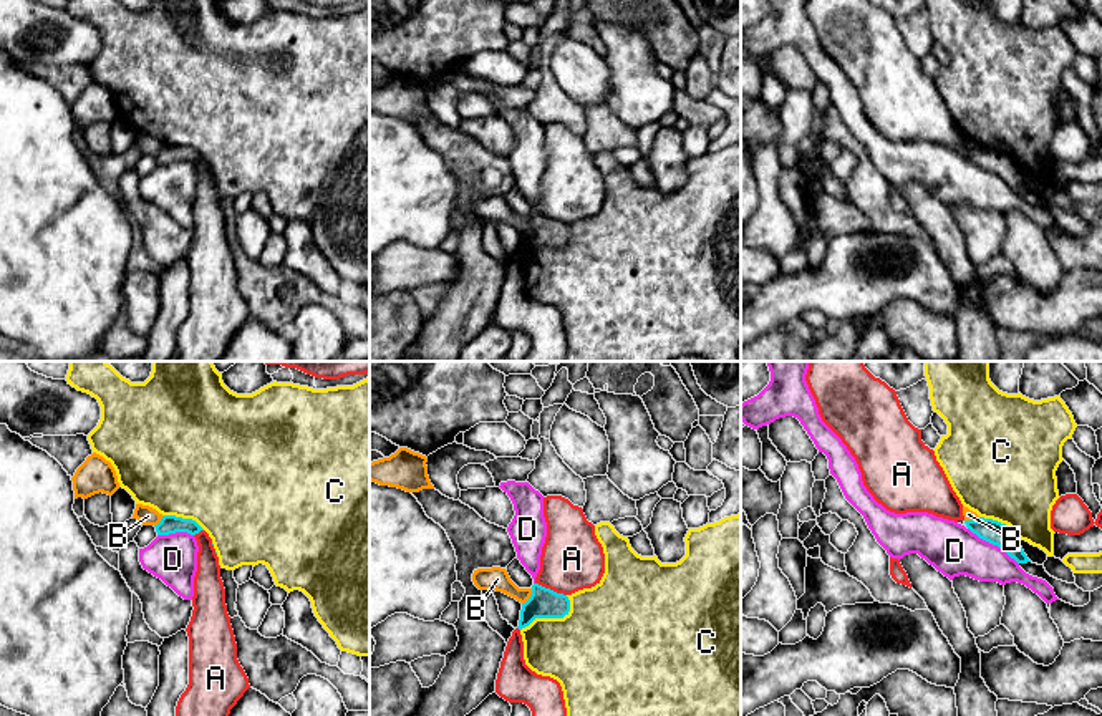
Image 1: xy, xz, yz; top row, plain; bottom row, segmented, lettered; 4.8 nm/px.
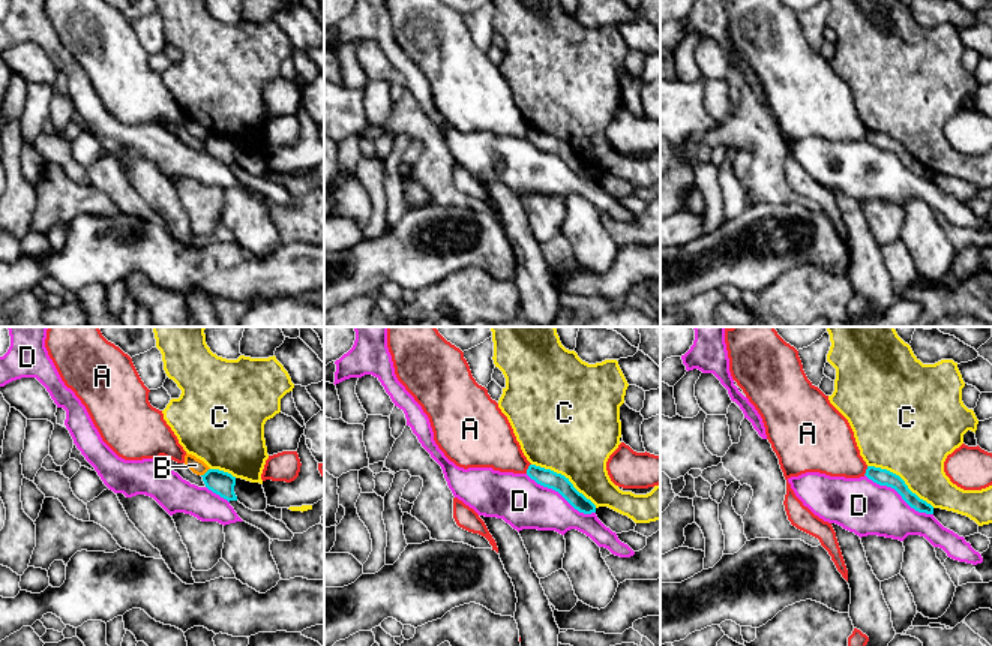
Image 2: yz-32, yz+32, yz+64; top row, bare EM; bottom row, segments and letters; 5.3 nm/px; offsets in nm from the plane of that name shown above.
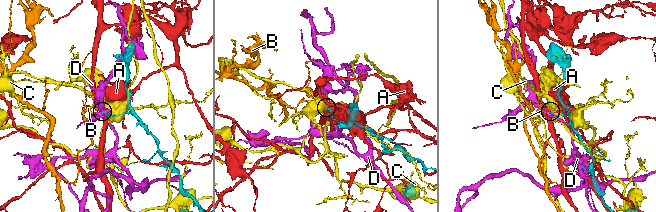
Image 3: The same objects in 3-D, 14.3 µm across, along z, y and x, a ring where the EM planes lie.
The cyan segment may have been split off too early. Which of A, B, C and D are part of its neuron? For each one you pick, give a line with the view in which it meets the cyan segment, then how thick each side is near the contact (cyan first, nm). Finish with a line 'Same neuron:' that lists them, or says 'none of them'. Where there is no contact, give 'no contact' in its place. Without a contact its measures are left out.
Same neuron: none of them

